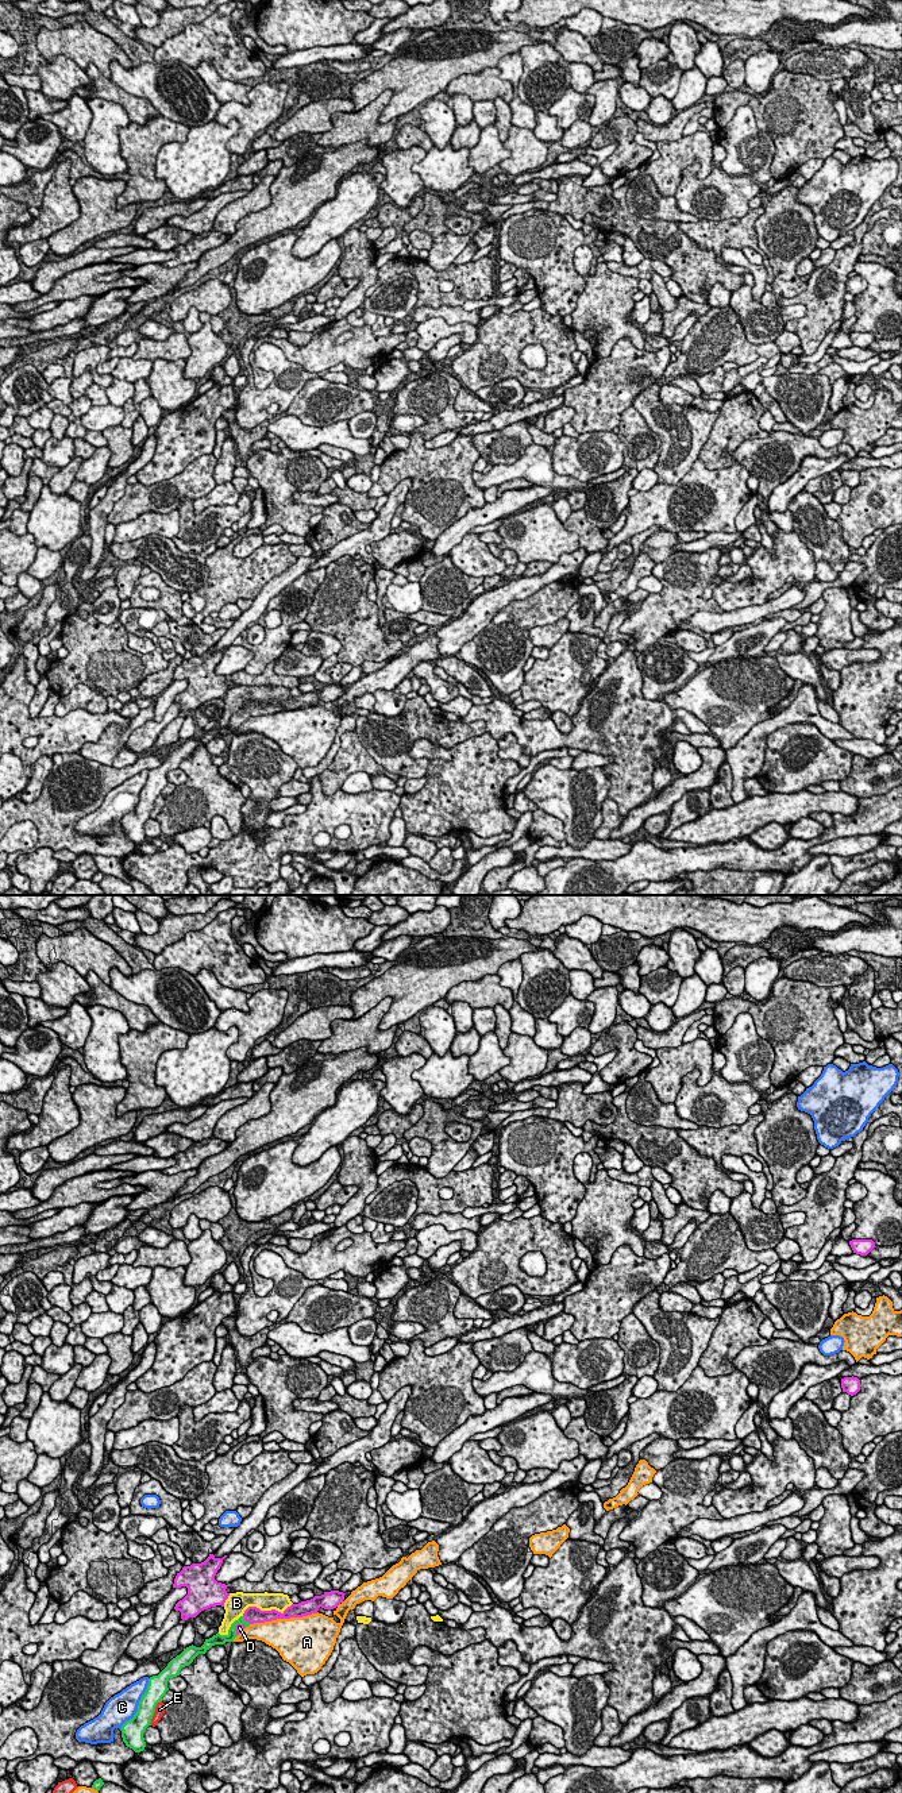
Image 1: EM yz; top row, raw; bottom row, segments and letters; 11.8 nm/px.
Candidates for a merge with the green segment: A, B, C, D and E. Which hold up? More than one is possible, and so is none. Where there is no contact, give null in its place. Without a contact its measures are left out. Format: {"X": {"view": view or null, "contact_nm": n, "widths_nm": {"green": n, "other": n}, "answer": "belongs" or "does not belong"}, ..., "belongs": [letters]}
{"A": {"view": "yz", "contact_nm": 110, "widths_nm": {"green": 130, "other": 190}, "answer": "does not belong"}, "B": {"view": "yz", "contact_nm": 380, "widths_nm": {"green": 130, "other": 240}, "answer": "does not belong"}, "C": {"view": "yz", "contact_nm": 700, "widths_nm": {"green": 240, "other": 340}, "answer": "does not belong"}, "D": {"view": "yz", "contact_nm": 260, "widths_nm": {"green": 100, "other": 100}, "answer": "belongs"}, "E": {"view": "yz", "contact_nm": 340, "widths_nm": {"green": 220, "other": 130}, "answer": "does not belong"}, "belongs": ["D"]}

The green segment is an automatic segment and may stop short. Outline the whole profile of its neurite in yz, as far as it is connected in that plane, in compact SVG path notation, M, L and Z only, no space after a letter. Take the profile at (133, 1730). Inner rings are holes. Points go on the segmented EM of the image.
M331 1590L324 1592L321 1596L315 1596L311 1600L292 1604L282 1613L271 1611L261 1611L257 1607L248 1607L244 1613L235 1620L227 1635L219 1632L209 1639L205 1639L201 1647L189 1646L184 1651L173 1658L167 1666L158 1674L149 1678L149 1685L142 1696L138 1711L132 1719L127 1720L122 1725L122 1738L127 1747L135 1752L140 1752L146 1747L143 1734L155 1712L155 1707L162 1701L162 1697L169 1690L167 1681L173 1677L180 1676L182 1667L190 1665L198 1654L205 1654L215 1644L224 1644L226 1642L234 1642L234 1639L250 1624L265 1623L277 1619L302 1617L312 1613L317 1613L319 1608L334 1609L344 1600L343 1592Z

